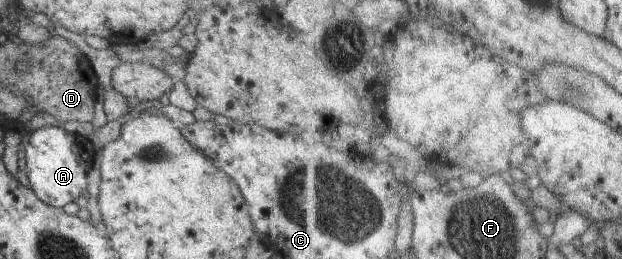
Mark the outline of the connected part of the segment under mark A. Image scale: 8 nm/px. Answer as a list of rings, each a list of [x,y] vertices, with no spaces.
[[[46,126],[32,132],[28,142],[24,139],[22,144],[31,189],[42,202],[52,207],[64,207],[87,190],[87,173],[94,158],[85,151],[80,136],[69,134],[62,127]]]

